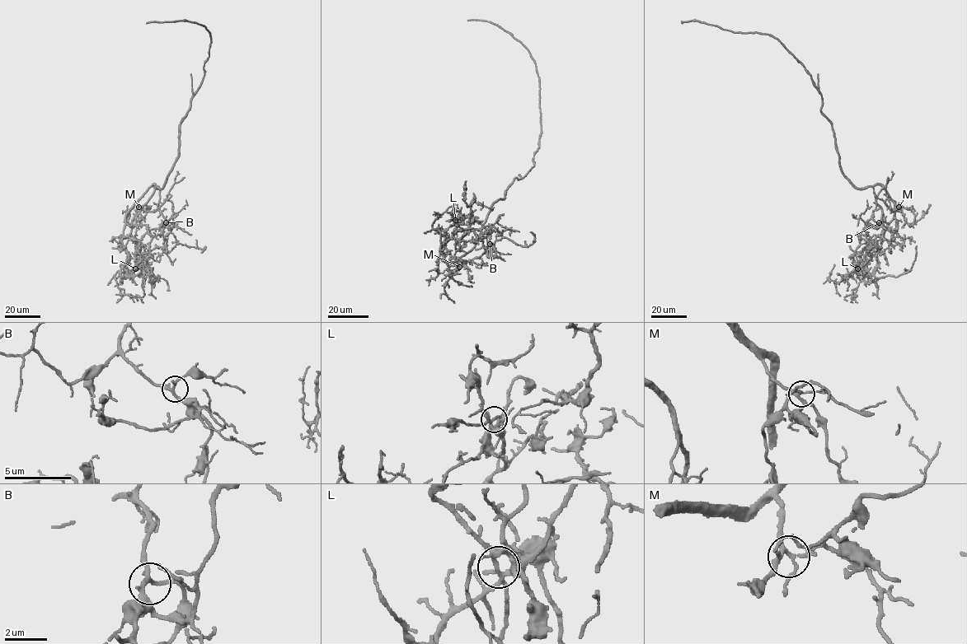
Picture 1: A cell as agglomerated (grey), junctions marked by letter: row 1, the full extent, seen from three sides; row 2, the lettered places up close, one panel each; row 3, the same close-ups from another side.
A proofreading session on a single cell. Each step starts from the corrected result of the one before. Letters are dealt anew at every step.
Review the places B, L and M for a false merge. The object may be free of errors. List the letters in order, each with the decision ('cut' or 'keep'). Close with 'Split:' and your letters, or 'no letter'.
B: keep
L: cut
M: keep
Split: L

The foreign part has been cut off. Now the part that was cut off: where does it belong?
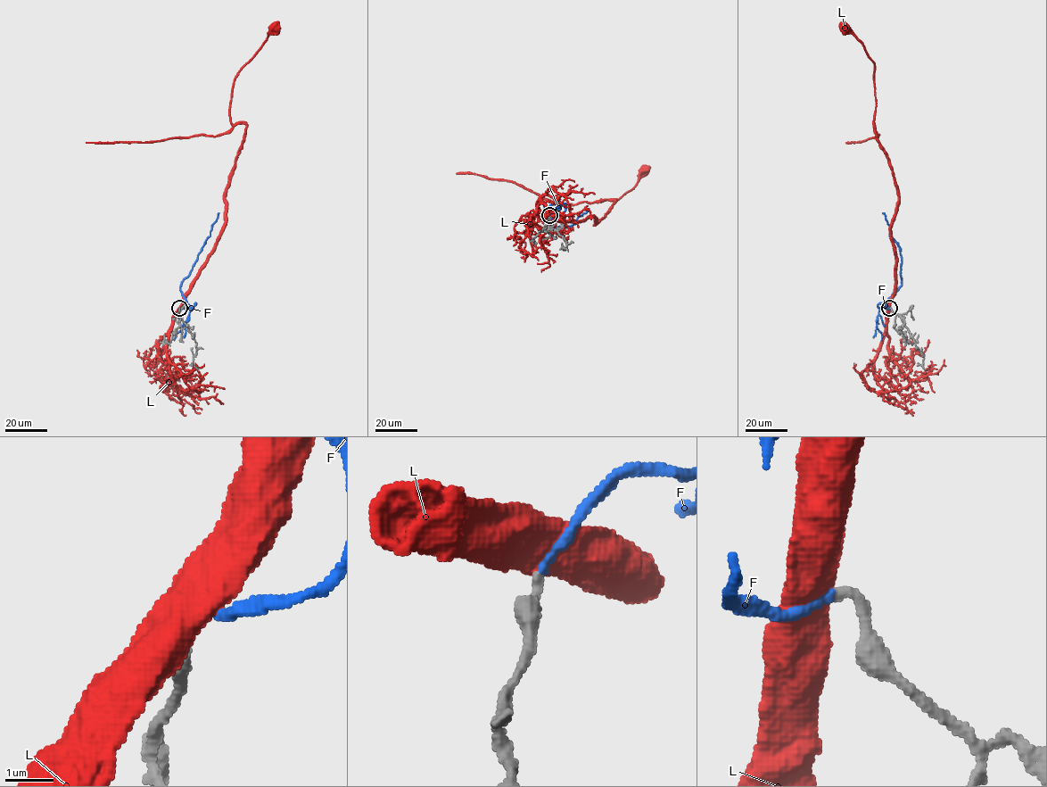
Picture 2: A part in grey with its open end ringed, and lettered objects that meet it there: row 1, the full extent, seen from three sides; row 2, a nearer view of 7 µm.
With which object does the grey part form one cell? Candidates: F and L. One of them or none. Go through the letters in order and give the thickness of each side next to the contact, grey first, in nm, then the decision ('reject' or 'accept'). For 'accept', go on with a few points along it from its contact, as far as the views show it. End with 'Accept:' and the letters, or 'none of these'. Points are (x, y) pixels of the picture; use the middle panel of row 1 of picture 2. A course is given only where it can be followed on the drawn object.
F: 240/180 nm | accept | via (549, 216), (556, 211), (551, 227), (567, 227), (589, 208)
L: 240/750 nm | reject
Accept: F

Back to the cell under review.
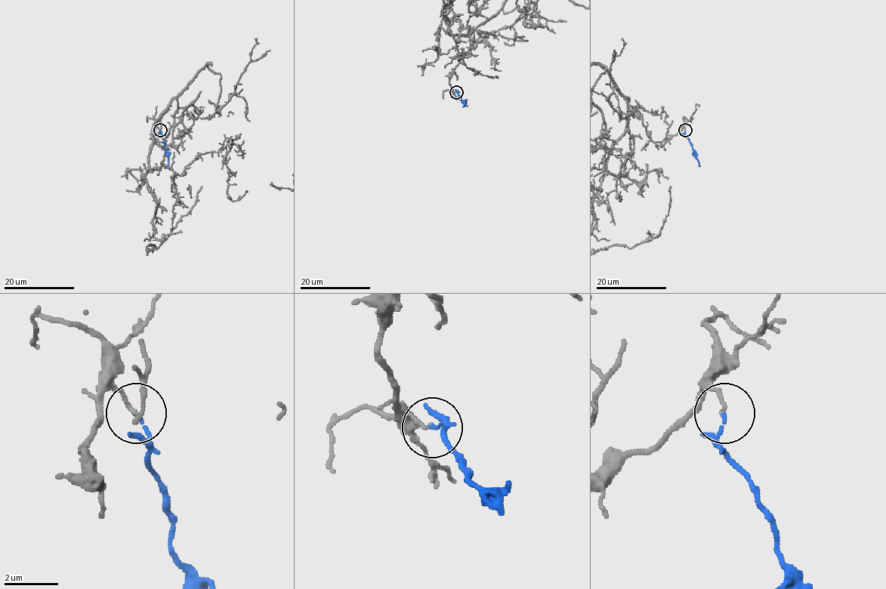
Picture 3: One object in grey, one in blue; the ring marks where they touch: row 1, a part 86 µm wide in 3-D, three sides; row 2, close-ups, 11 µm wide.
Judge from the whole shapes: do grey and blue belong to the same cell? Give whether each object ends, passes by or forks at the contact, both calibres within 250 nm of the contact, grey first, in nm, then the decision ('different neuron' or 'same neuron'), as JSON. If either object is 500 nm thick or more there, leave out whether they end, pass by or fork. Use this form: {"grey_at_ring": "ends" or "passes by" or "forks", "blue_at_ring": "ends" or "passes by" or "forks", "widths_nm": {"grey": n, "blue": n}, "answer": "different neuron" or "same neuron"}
{"grey_at_ring": "ends", "blue_at_ring": "ends", "widths_nm": {"grey": 110, "blue": 110}, "answer": "different neuron"}

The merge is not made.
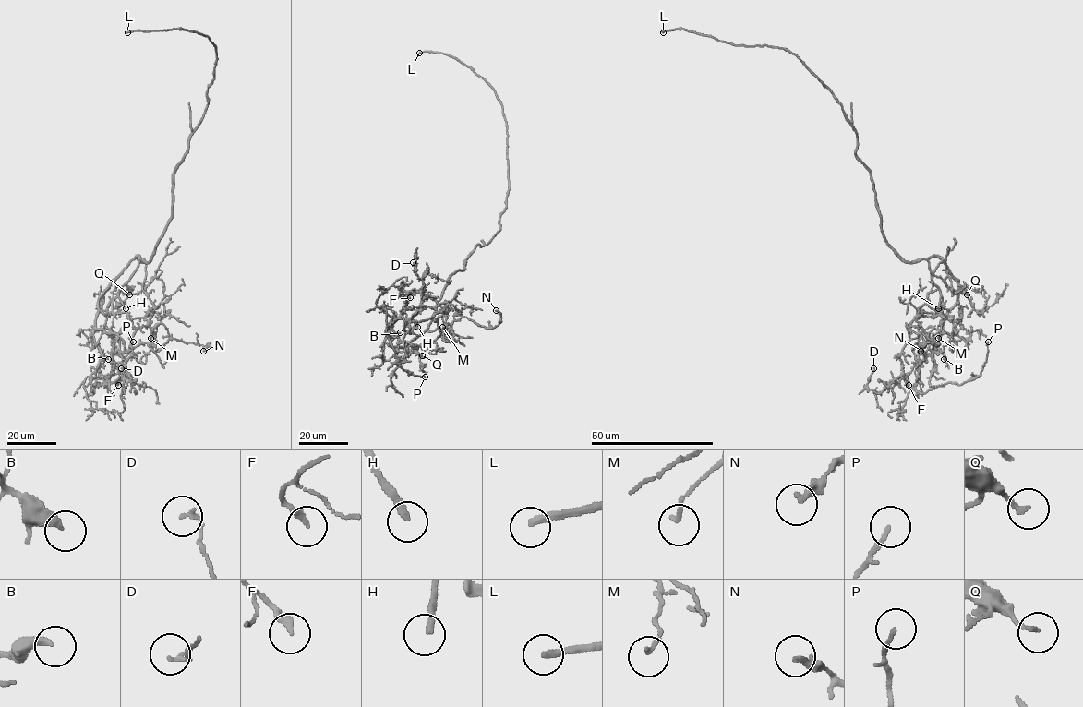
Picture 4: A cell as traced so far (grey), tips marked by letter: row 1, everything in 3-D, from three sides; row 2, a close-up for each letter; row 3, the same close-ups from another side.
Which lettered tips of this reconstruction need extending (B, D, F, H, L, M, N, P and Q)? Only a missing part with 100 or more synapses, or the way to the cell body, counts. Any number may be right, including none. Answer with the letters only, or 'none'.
H, L

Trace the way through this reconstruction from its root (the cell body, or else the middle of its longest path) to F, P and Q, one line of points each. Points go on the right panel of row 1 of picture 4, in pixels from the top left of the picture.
F: (880, 215), (905, 261), (928, 261), (942, 298), (908, 327), (899, 358), (908, 385)
P: (880, 215), (884, 239), (905, 261), (938, 256), (957, 281), (915, 389), (977, 377), (988, 341)
Q: (880, 215), (884, 239), (905, 261), (938, 256), (967, 294)

